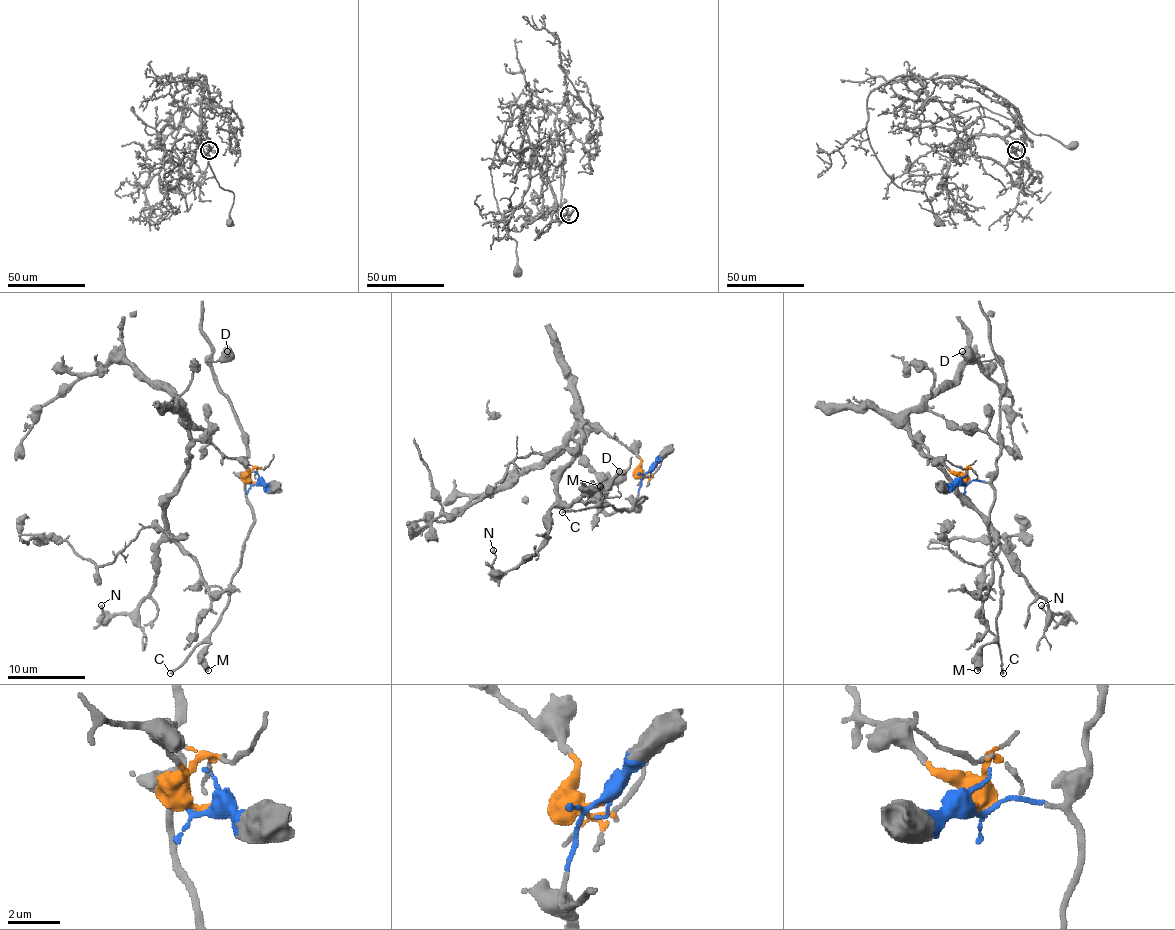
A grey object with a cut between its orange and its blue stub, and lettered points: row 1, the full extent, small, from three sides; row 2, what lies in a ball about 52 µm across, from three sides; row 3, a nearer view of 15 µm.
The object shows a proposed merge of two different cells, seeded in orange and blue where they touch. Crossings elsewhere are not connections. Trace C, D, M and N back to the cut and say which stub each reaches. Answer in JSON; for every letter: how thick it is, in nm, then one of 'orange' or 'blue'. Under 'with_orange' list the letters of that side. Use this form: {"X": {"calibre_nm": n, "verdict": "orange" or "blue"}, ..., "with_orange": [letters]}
{"C": {"calibre_nm": 220, "verdict": "blue"}, "D": {"calibre_nm": 650, "verdict": "blue"}, "M": {"calibre_nm": 550, "verdict": "blue"}, "N": {"calibre_nm": 240, "verdict": "orange"}, "with_orange": ["N"]}

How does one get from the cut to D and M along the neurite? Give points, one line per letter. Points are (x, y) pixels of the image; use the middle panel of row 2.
D: (645, 474), (637, 497), (639, 509), (623, 509), (608, 515), (600, 503), (612, 478), (619, 470)
M: (645, 474), (637, 503), (645, 497), (637, 499), (629, 511), (602, 505), (602, 495), (596, 489), (600, 486)

